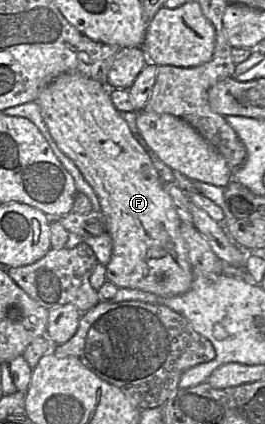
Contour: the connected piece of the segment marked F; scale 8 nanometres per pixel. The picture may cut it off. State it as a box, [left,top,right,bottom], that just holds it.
[35,73,194,296]

